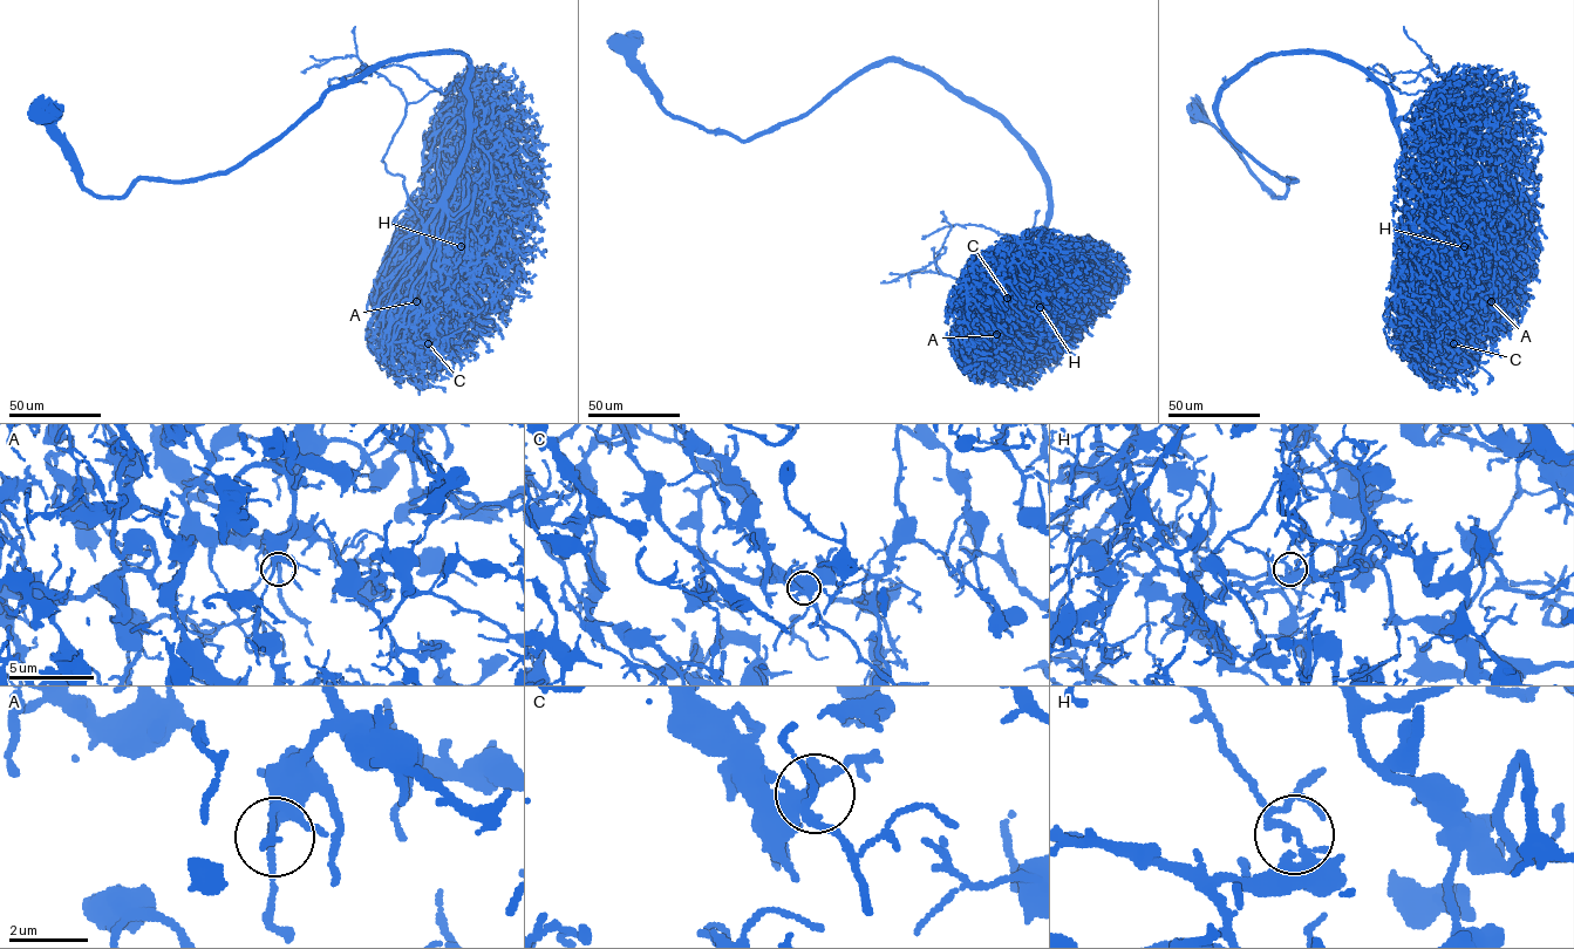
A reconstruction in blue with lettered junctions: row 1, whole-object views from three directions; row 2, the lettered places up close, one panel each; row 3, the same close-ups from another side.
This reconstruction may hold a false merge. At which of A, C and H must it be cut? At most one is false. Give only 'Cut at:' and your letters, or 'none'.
Cut at: H

